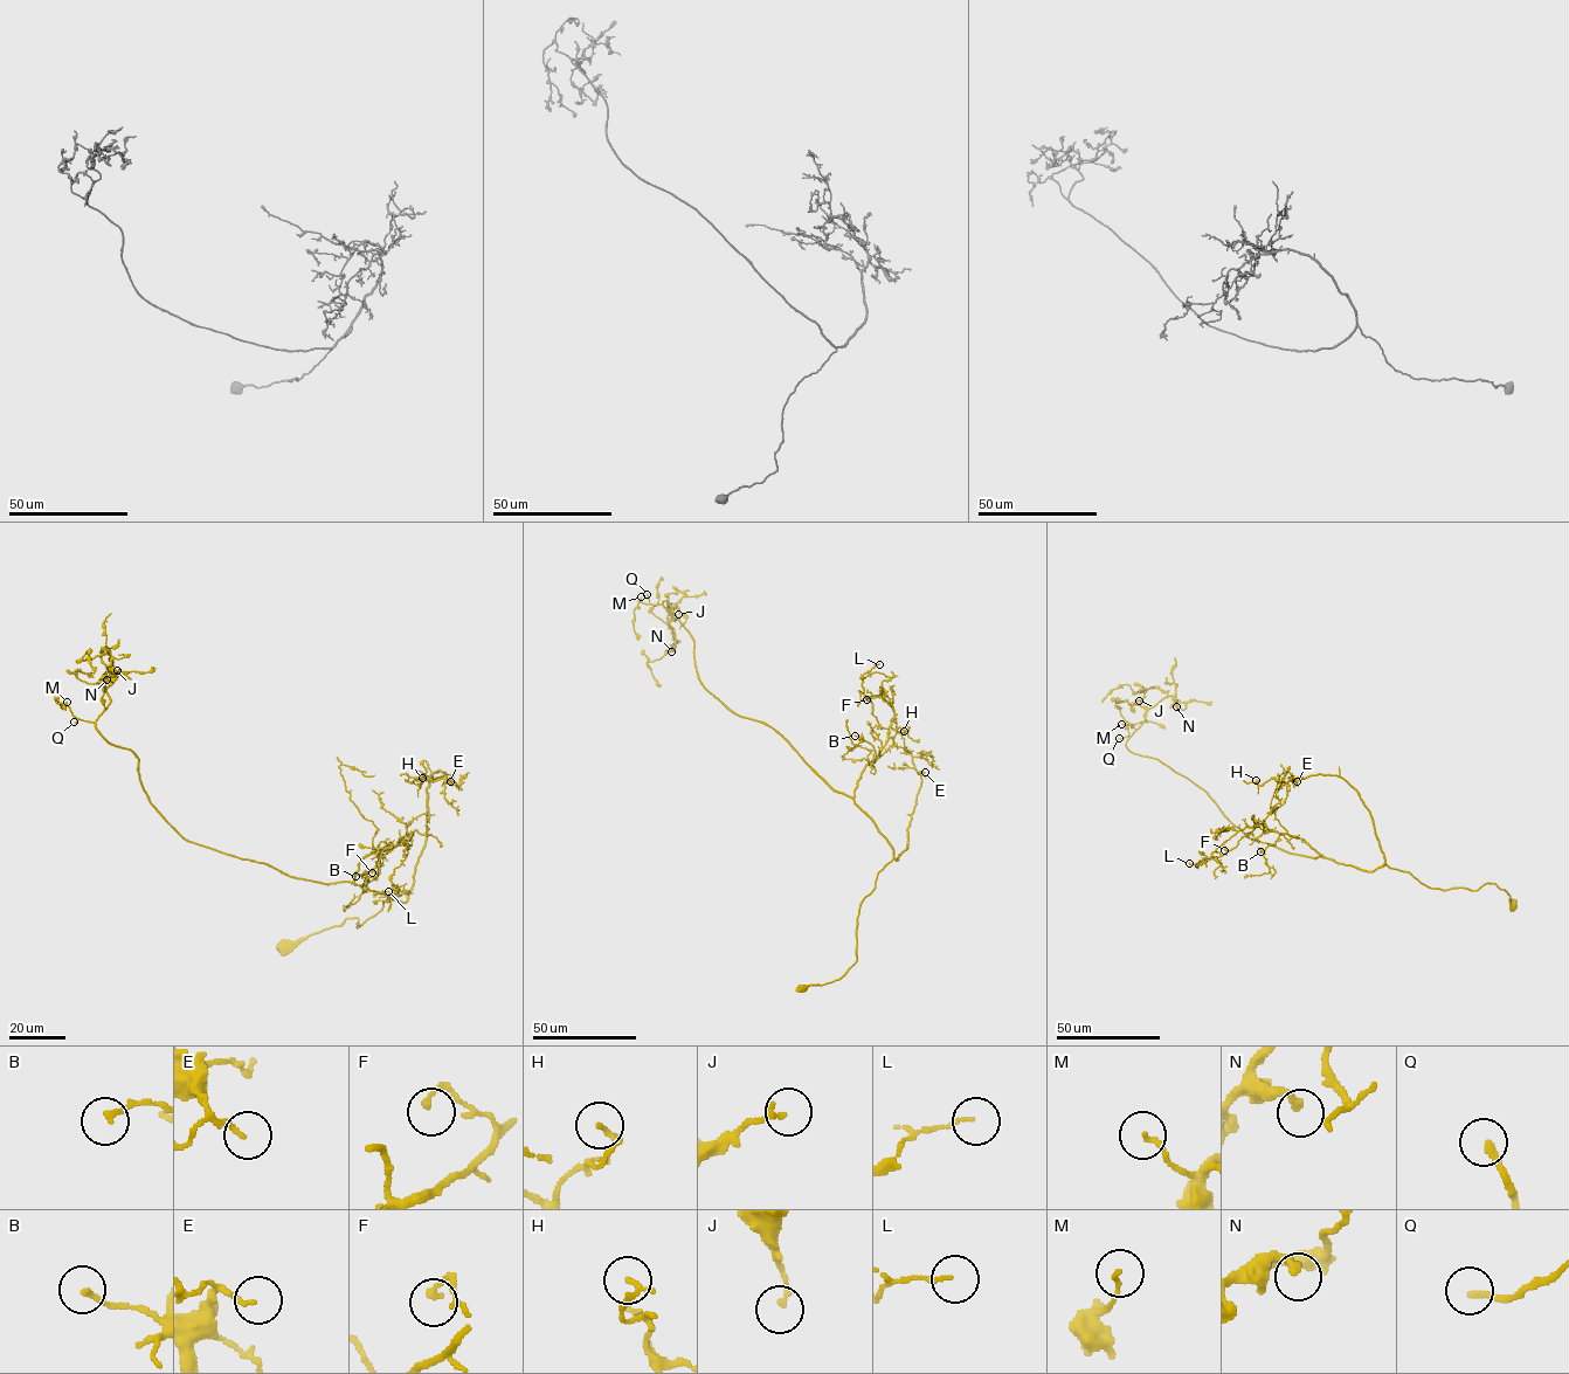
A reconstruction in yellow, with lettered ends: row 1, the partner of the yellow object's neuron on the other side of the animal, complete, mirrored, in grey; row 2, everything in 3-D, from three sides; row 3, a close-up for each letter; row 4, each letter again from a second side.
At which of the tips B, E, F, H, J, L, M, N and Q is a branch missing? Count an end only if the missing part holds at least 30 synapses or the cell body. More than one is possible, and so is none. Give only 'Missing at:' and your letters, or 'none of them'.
Missing at: Q

